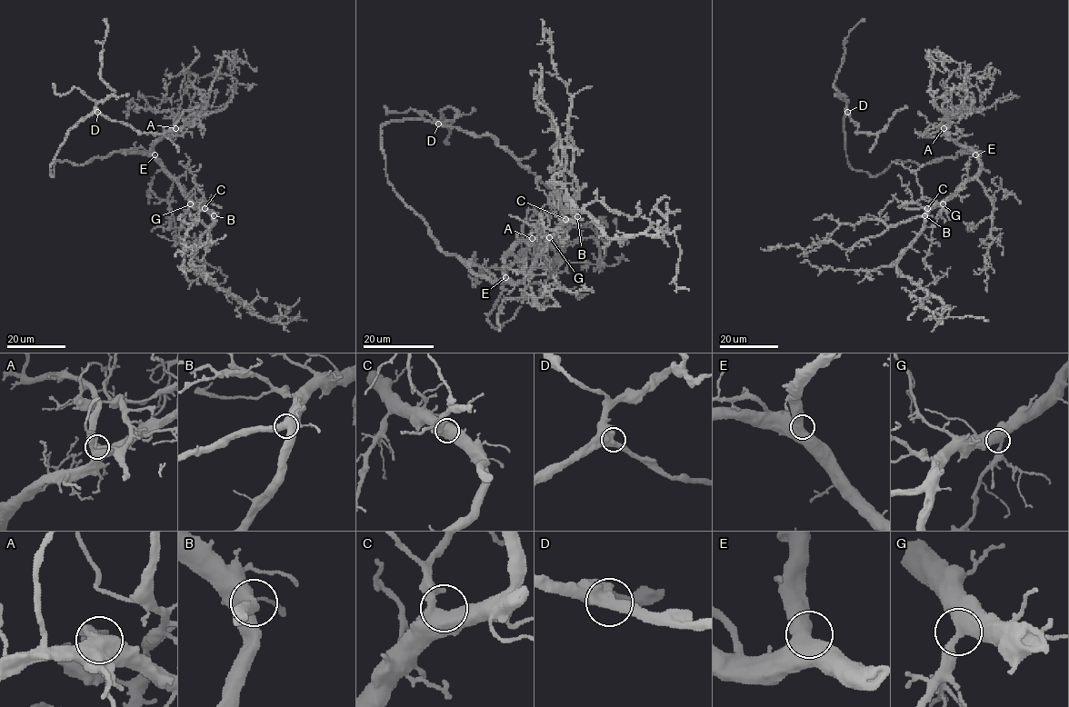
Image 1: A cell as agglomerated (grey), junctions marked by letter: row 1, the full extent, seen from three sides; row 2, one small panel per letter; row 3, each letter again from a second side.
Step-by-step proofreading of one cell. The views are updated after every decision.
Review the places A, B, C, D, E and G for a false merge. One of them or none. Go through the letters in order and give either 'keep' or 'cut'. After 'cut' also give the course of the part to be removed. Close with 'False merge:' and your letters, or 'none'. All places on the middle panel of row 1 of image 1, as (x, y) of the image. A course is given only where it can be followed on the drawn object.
A: cut; foreign part runs (532, 238), (532, 243), (505, 272), (503, 292), (488, 322), (496, 328), (501, 327), (522, 306)
B: keep
C: keep
D: keep
E: keep
G: keep
False merge: A

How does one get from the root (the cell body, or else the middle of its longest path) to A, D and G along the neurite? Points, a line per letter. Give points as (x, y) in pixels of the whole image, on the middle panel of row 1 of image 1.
A: (484, 275), (501, 281), (504, 278), (504, 258), (518, 243), (532, 238)
D: (484, 275), (476, 275), (442, 250), (428, 224), (386, 175), (381, 144), (385, 124), (404, 119), (438, 124)
G: (484, 275), (495, 281), (522, 281), (549, 237)

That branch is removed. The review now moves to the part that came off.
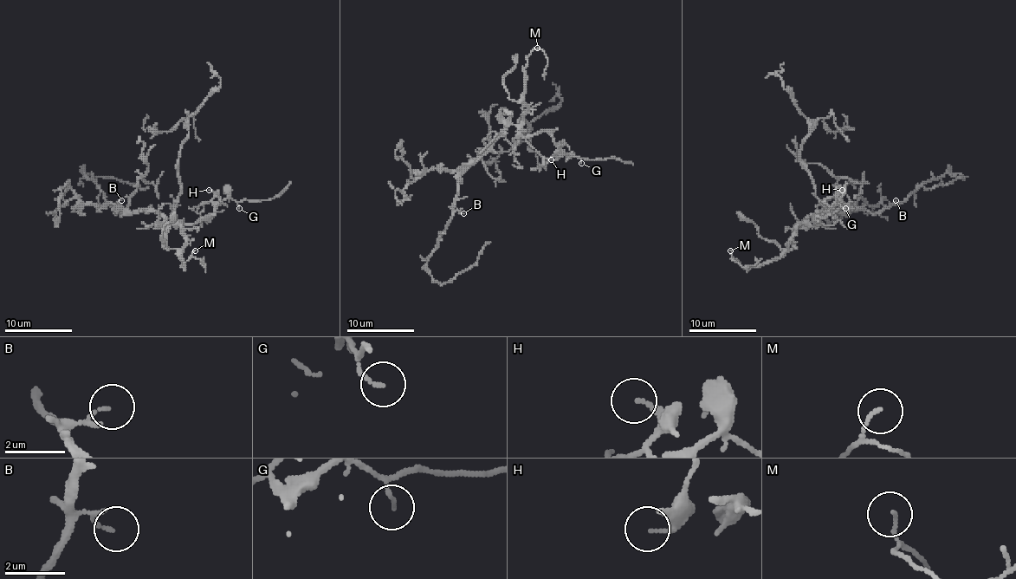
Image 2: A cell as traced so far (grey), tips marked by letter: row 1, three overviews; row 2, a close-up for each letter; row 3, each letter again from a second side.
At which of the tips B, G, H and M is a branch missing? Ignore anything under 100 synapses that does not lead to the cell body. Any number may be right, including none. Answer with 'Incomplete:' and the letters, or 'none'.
Incomplete: M

